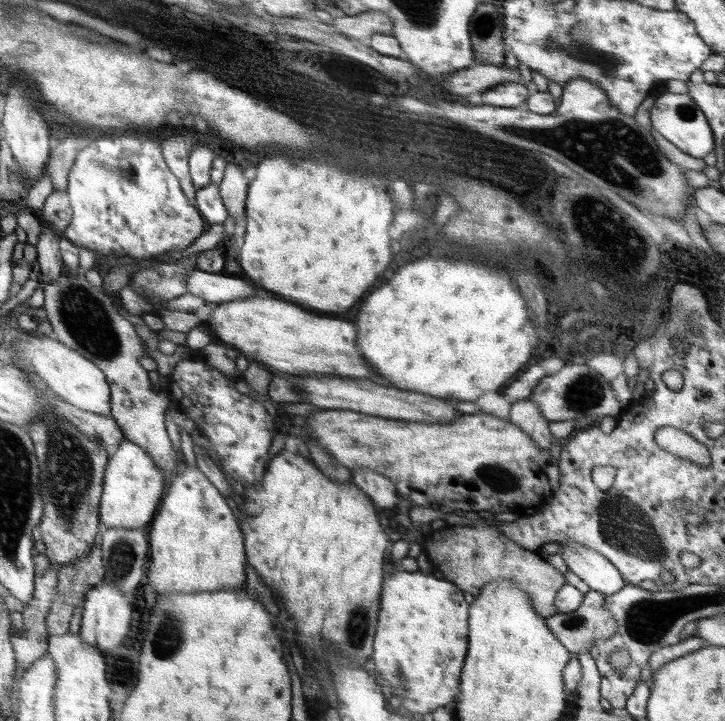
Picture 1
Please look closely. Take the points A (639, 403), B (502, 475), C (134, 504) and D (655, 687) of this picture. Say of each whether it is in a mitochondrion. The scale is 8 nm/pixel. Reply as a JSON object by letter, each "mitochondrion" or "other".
{"A":"other","B":"mitochondrion","C":"other","D":"other"}

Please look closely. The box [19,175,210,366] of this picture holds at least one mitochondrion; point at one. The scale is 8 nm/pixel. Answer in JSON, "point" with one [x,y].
{"point":[86,320]}

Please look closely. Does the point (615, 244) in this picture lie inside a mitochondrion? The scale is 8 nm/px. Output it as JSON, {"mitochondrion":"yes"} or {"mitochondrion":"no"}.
{"mitochondrion":"yes"}

